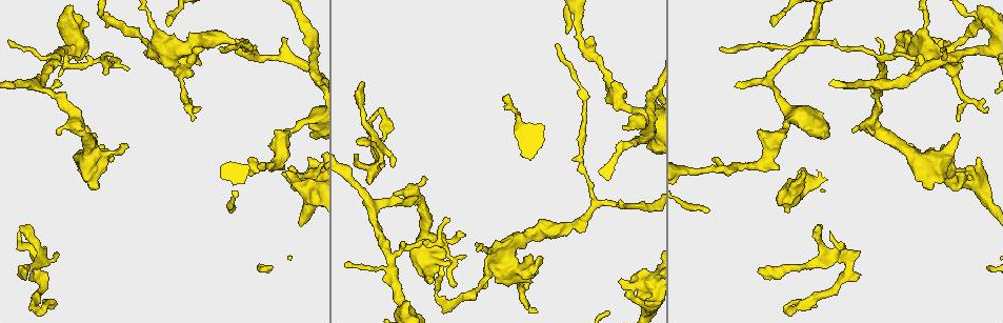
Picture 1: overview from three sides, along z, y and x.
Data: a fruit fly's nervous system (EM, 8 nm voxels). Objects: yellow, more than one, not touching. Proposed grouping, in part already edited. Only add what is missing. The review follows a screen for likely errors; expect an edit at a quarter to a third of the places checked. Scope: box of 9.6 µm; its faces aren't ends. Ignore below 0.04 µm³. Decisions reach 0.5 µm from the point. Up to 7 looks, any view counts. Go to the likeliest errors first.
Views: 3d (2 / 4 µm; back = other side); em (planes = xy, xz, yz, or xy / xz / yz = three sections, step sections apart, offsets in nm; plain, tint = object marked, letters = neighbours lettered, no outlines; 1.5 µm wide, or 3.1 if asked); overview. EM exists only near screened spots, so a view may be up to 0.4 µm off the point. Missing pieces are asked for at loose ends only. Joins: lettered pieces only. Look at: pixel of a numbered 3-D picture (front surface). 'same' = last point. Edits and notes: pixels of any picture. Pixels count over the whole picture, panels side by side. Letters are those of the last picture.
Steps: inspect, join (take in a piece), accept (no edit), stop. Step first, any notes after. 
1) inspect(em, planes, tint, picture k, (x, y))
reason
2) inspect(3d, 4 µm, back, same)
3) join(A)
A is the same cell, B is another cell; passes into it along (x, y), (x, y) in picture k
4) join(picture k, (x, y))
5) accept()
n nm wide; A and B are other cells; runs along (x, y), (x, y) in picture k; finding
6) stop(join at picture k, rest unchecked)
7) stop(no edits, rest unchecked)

inspect(em, planes, letters, picture 1, (958, 176))
free end

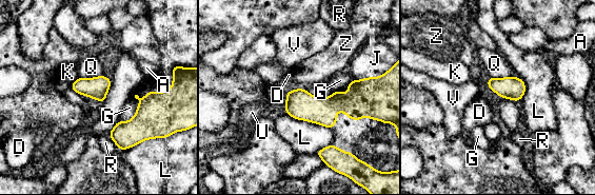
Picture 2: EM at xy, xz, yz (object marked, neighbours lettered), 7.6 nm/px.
accept()
A, D, G, J, K, L, Q, R, U, V and Z are other cells; border along (487, 78), (488, 85) in picture 2; no lettered piece goes on from it

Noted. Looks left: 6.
inspect(em, xy, step 8, tint, picture 1, (166, 24))
free end

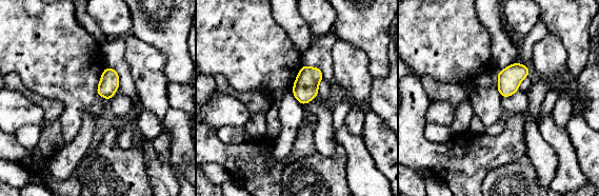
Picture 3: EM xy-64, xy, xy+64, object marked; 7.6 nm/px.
inspect(em, planes, tint, same)

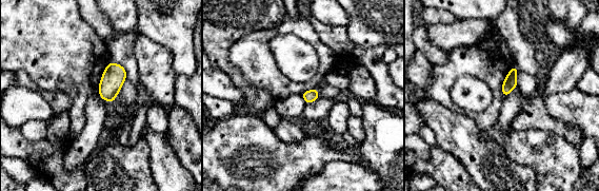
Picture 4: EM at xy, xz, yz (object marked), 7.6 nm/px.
inspect(em, planes, letters, same)
see the neighbours

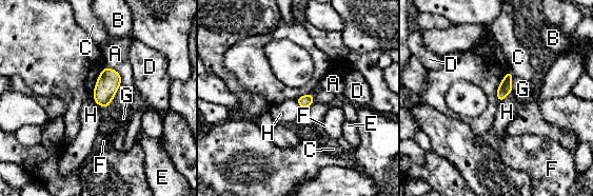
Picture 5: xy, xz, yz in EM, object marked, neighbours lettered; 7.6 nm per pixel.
accept()
A touches over 190 nm; A, B, C, D, E, F, G and H are other cells; none of them fits

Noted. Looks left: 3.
inspect(3d, 2 µm, picture 1, (962, 60))
an open end

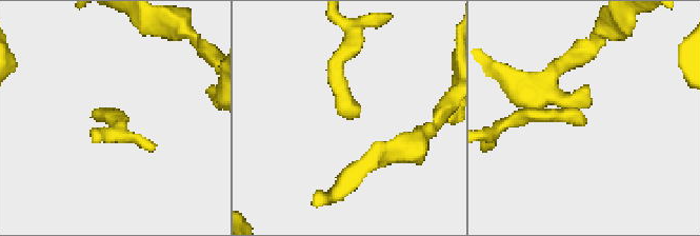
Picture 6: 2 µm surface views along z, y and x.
inspect(em, planes, tint, picture 6, (352, 113))
need the tissue

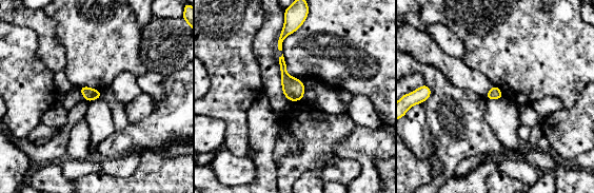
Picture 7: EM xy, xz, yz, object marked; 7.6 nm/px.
inspect(em, planes, letters, same)
see the neighbours

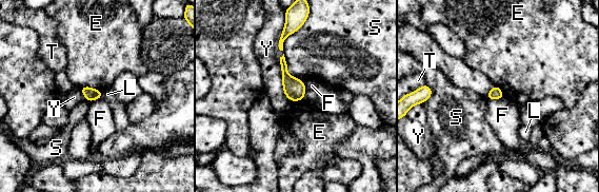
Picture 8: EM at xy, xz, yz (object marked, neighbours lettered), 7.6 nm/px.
accept()
E, F, L, S, T and Y are other cells; border along (80, 88), (91, 87), (101, 92) in picture 8; none of them fits

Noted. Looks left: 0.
stop(no edits, rest unchecked)

